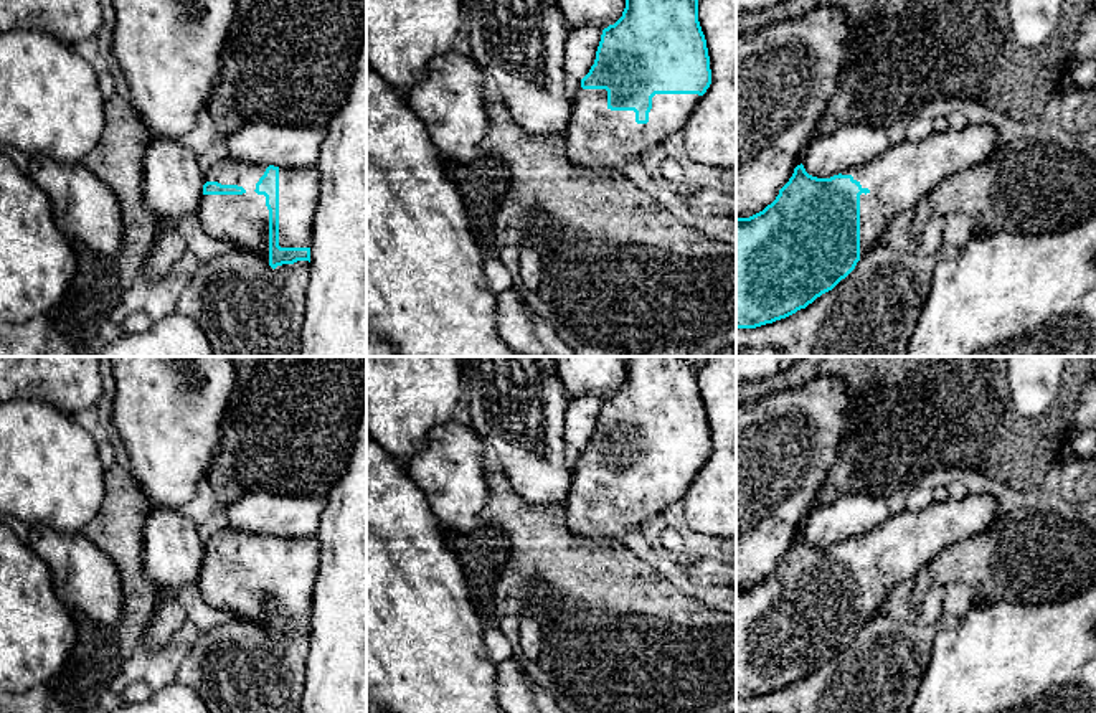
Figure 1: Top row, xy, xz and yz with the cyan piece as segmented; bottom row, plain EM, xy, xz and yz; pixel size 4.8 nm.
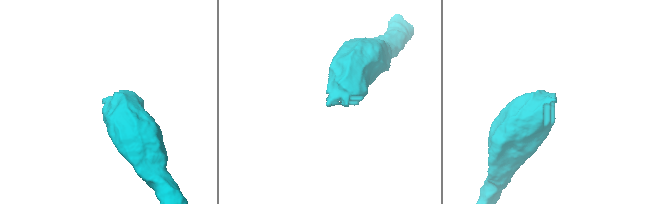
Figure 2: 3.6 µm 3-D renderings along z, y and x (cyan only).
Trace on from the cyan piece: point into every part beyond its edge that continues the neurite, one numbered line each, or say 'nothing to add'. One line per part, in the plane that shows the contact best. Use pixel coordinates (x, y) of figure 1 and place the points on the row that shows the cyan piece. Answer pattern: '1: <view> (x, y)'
1: xz (596, 137)

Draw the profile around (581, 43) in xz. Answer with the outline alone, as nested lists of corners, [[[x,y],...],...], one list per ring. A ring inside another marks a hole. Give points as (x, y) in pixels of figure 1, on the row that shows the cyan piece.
[[[579,23],[568,28],[565,41],[565,73],[583,79],[596,59],[602,28],[593,23]]]

